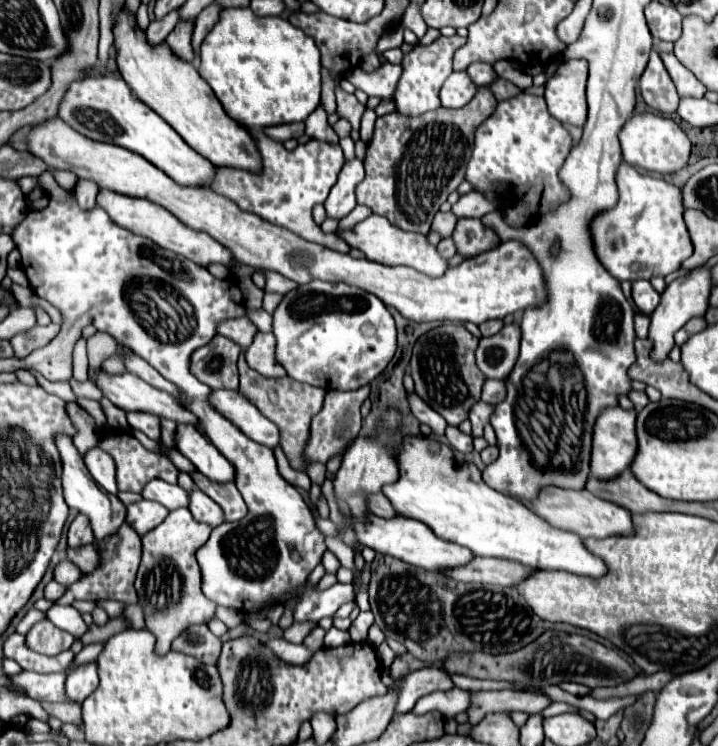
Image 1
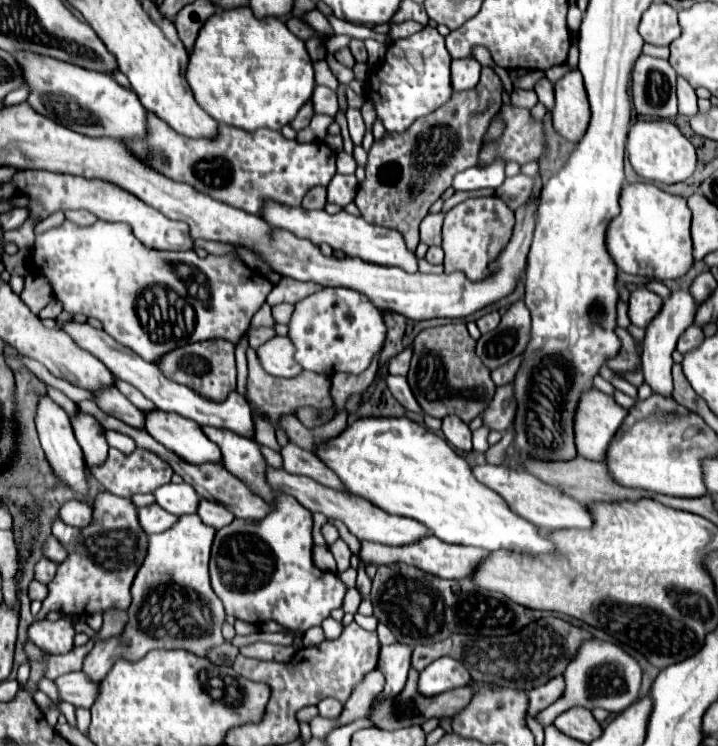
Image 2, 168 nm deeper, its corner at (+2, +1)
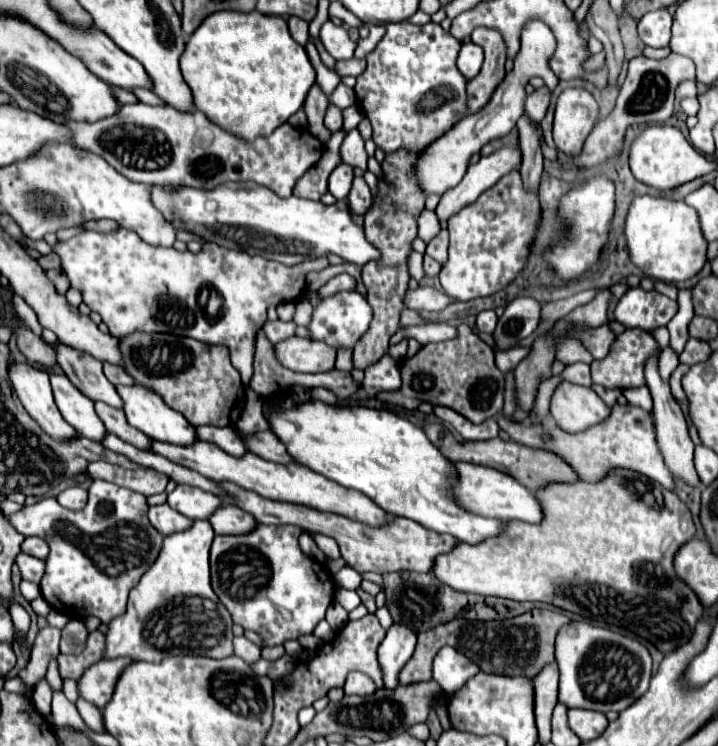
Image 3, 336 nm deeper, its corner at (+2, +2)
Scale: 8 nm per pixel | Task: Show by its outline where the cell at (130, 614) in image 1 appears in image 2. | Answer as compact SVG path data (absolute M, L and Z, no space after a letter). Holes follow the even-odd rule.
M107 610L103 614L103 628L97 634L97 640L109 638L109 636L119 636L123 632L123 626L127 622L127 612L125 610Z

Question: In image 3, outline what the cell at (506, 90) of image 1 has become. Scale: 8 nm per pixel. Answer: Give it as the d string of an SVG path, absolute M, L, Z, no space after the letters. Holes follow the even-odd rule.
M541 87L533 93L529 93L525 99L525 115L531 121L541 121L545 117L547 107L549 107L549 97L551 97L551 93L547 87Z

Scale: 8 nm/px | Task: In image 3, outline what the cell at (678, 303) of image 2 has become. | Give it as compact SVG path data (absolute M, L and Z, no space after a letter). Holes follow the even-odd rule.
M651 355L645 363L645 385L649 387L651 395L653 395L653 415L655 415L655 429L657 429L657 443L661 447L661 453L665 457L665 463L667 467L673 471L675 477L687 481L689 485L699 485L699 477L695 473L695 467L693 467L693 441L689 437L689 431L687 431L687 423L685 423L685 415L681 411L681 407L677 405L677 401L673 399L673 393L671 393L671 387L669 387L669 381L661 379L659 375L659 355Z

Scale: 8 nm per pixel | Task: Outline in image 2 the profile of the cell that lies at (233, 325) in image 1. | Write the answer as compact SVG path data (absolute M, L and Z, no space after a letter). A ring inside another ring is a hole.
M251 328L249 330L249 344L251 344L251 348L259 348L267 340L271 340L273 336L275 336L273 328Z

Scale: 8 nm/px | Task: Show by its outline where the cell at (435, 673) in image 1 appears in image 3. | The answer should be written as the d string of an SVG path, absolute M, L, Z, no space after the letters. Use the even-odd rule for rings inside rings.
M445 645L433 661L433 679L445 689L447 695L457 691L461 683L465 683L477 673L479 669L465 655L461 655L449 645Z

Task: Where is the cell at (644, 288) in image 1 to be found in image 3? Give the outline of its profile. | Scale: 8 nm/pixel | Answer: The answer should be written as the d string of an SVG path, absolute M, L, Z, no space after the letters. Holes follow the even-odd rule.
M641 287L629 289L617 309L615 319L625 327L639 327L639 329L655 329L667 325L673 315L677 313L677 303L657 291L643 291Z

